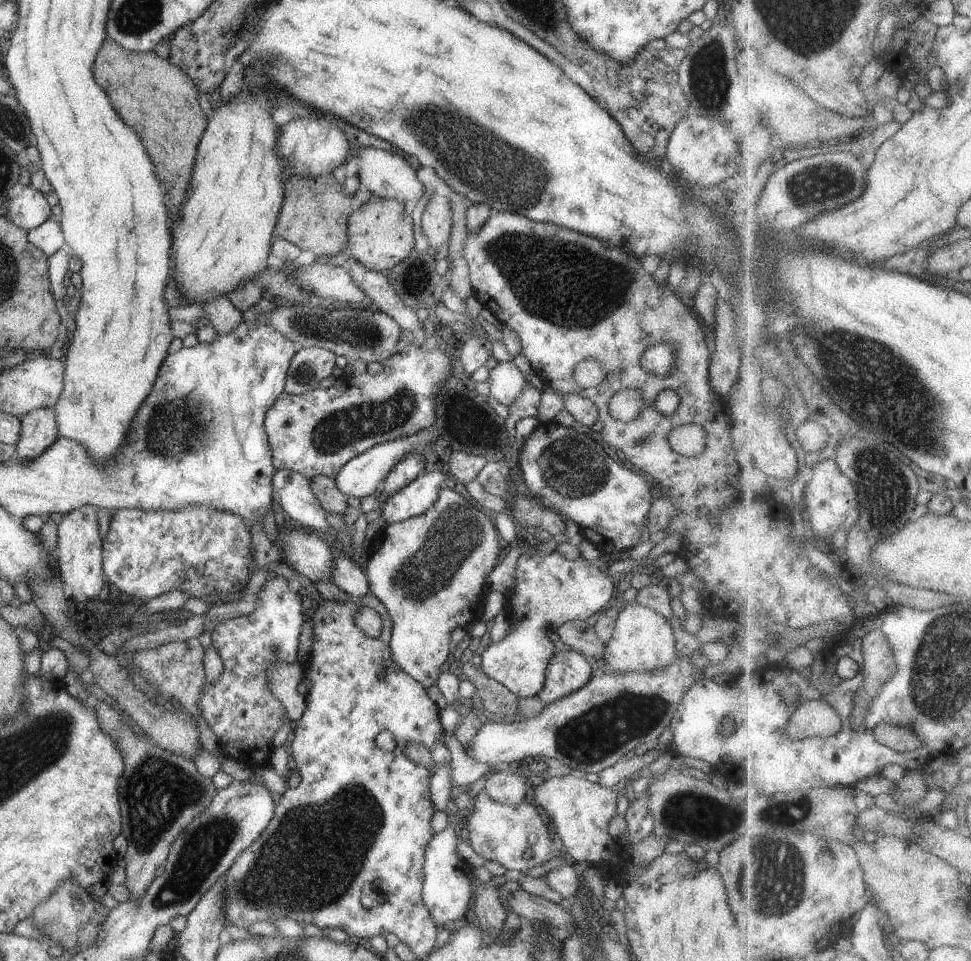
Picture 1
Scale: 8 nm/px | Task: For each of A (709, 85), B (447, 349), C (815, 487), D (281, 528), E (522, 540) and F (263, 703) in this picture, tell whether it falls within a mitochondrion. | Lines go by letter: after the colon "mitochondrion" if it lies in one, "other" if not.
A: mitochondrion
B: other
C: other
D: other
E: other
F: mitochondrion

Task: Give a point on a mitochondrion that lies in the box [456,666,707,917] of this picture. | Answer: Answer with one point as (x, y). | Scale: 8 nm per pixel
(588, 737)

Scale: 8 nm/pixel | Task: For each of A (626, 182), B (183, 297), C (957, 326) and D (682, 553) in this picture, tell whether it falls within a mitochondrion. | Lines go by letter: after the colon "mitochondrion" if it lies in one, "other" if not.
A: other
B: other
C: other
D: other

